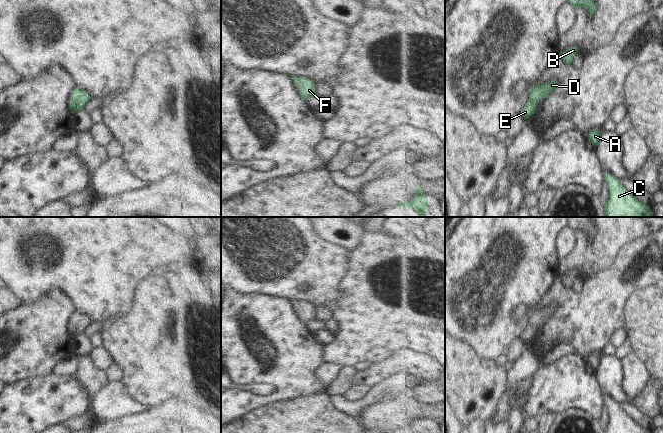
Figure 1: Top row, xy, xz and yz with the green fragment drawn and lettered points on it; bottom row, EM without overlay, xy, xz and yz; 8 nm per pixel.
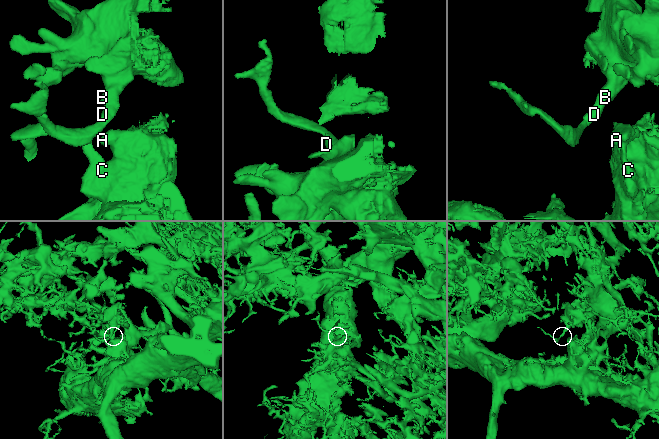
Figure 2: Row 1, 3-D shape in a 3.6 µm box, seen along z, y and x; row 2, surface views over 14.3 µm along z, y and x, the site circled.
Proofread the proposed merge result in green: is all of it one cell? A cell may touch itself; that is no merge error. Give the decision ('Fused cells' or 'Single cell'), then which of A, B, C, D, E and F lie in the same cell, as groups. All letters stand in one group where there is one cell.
Single cell. Groups: A B C D E F

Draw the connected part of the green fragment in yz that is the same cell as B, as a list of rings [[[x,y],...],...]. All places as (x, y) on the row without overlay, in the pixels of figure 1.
[[[570,270],[568,273],[561,275],[561,281],[564,287],[572,288],[573,282],[579,276],[576,270]]]

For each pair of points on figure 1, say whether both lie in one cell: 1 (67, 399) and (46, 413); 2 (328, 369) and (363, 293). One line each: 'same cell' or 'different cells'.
1: same cell
2: different cells

